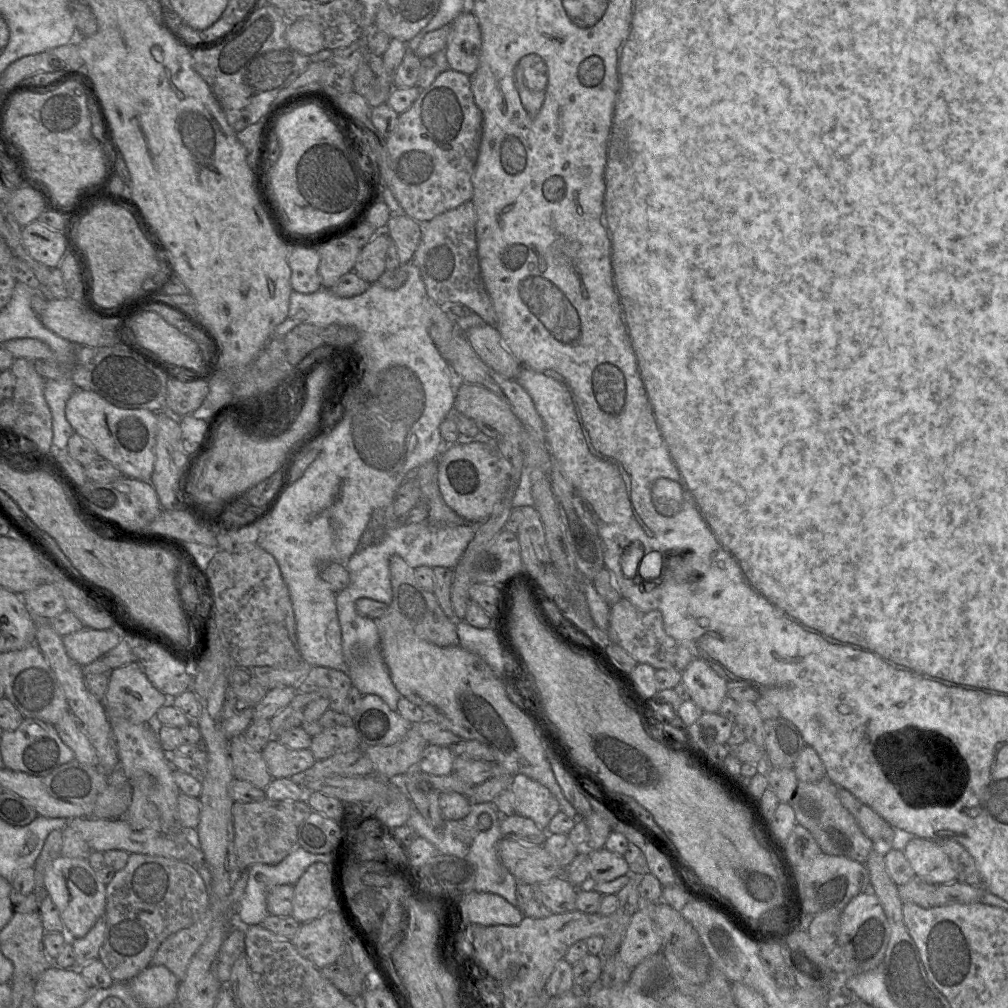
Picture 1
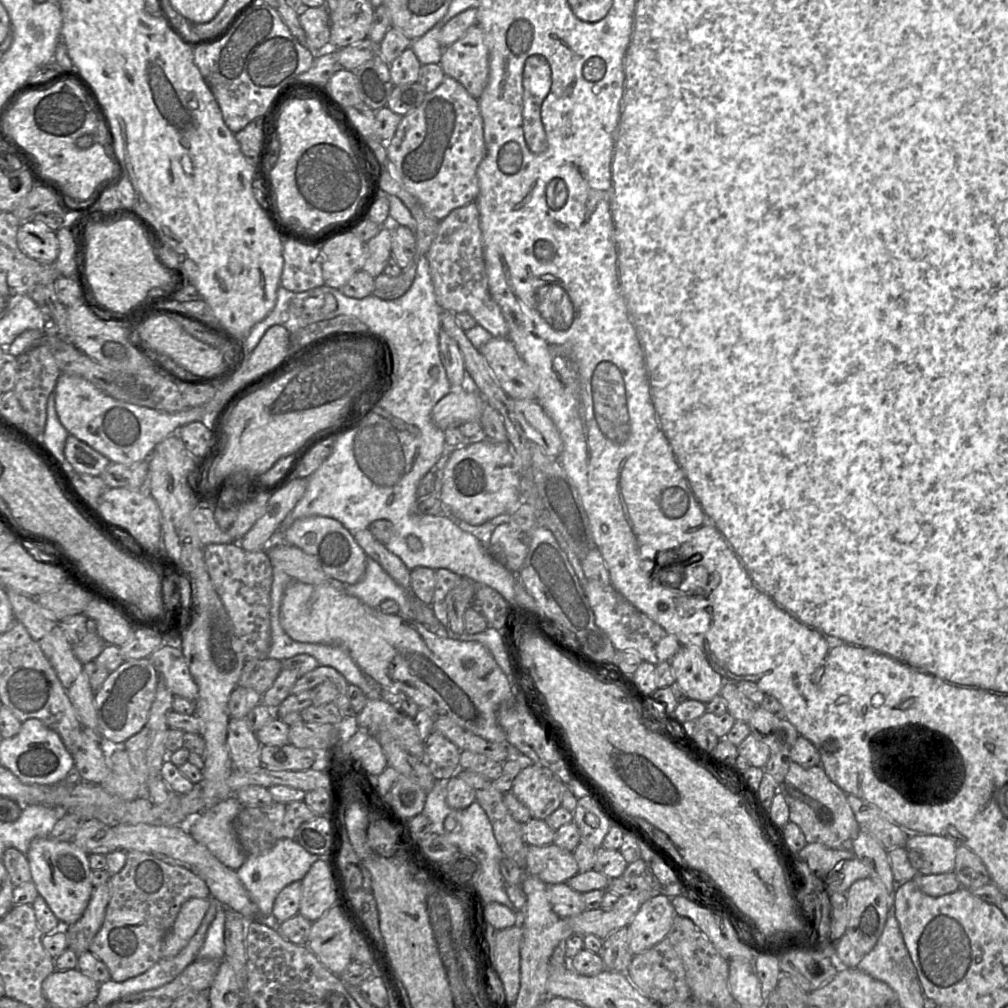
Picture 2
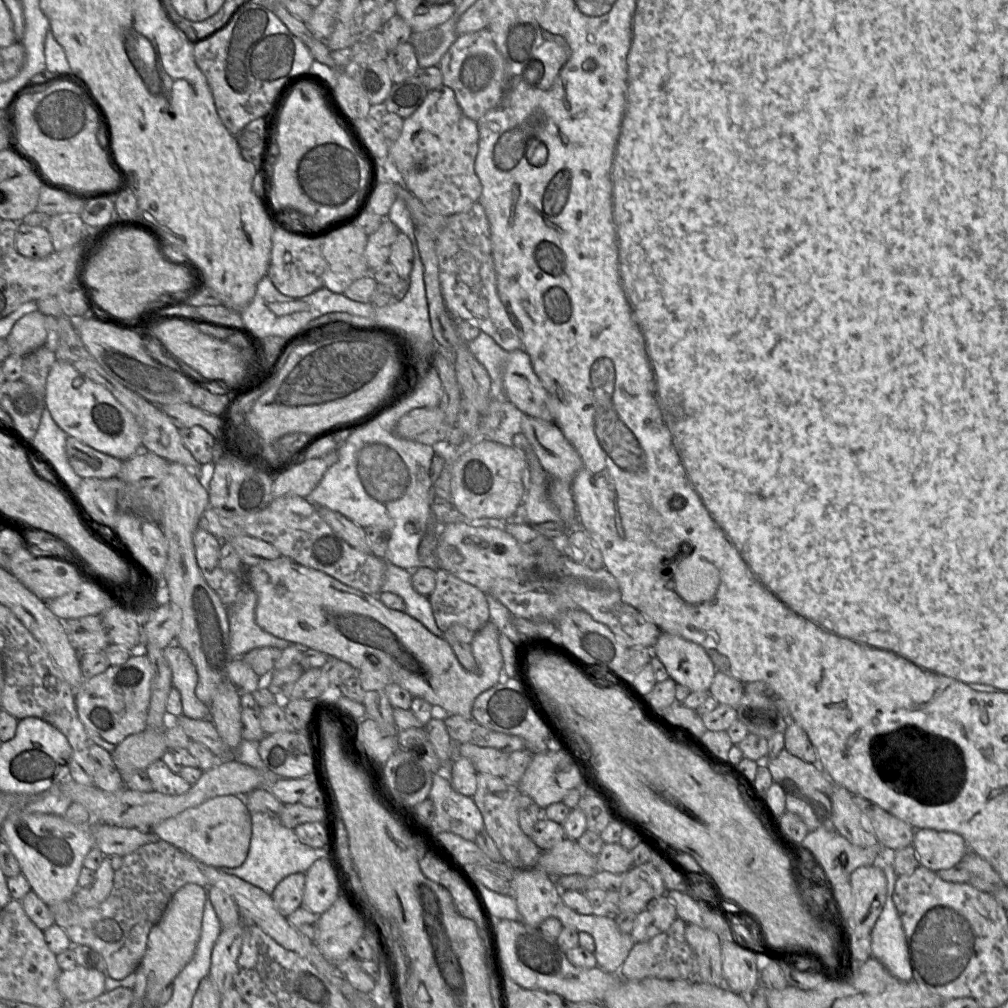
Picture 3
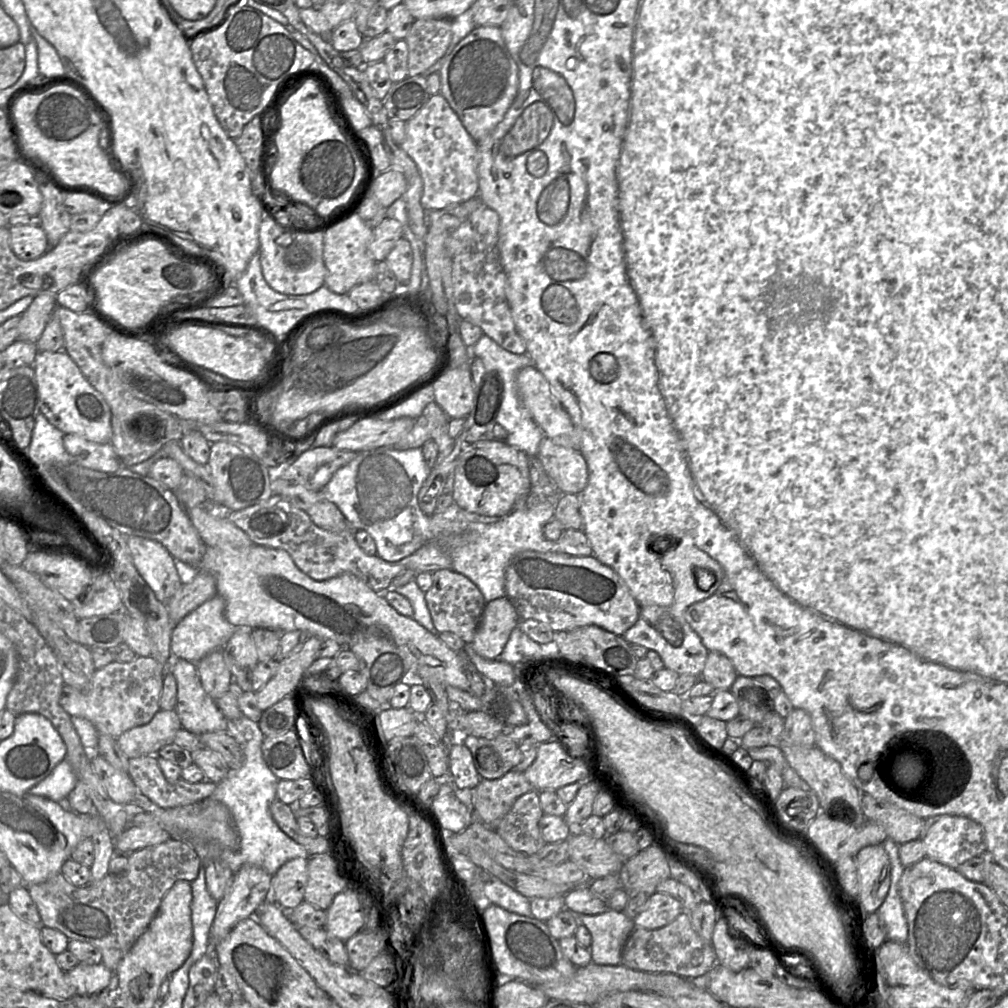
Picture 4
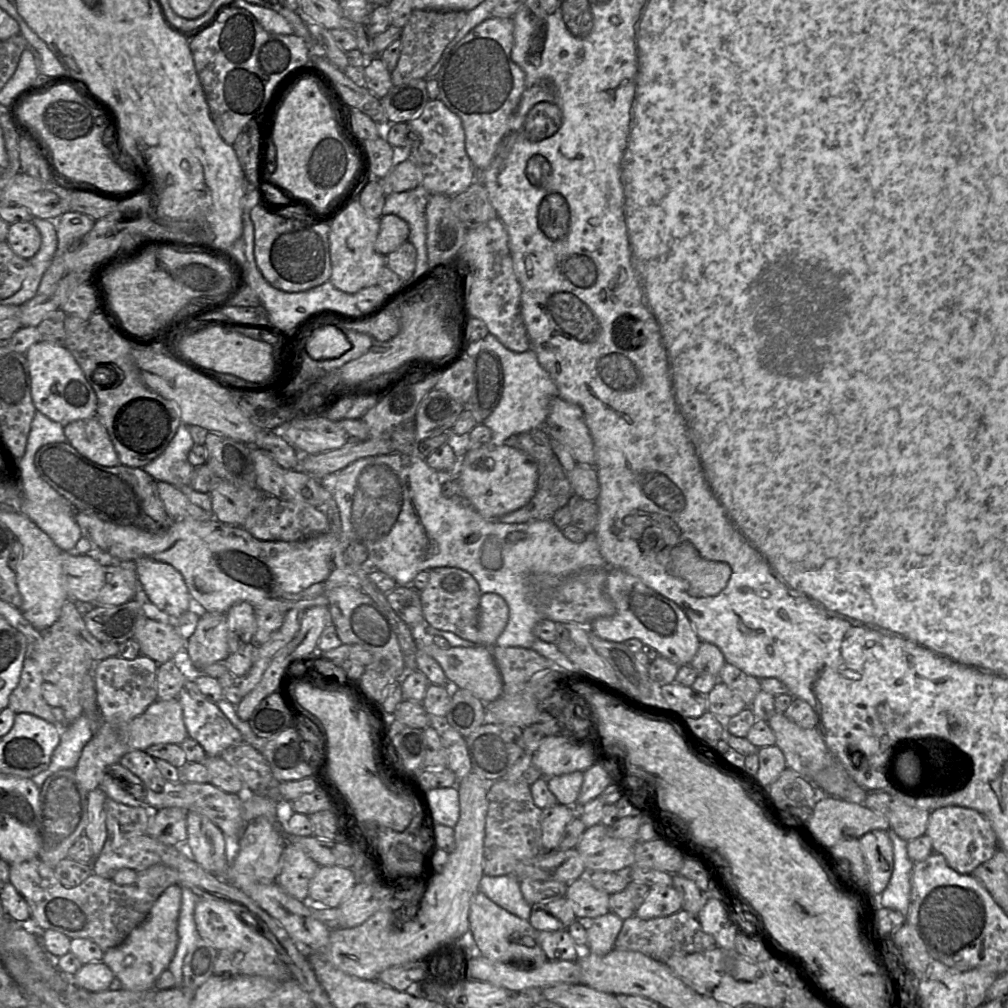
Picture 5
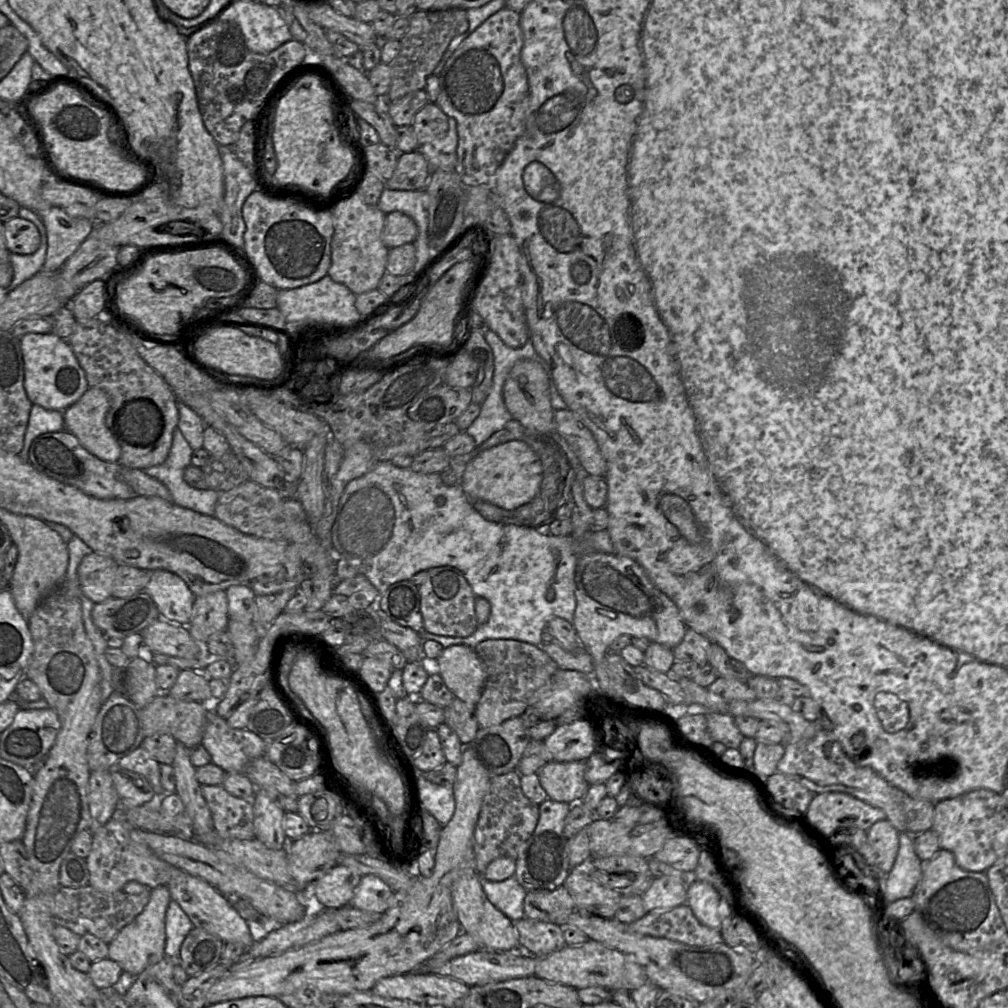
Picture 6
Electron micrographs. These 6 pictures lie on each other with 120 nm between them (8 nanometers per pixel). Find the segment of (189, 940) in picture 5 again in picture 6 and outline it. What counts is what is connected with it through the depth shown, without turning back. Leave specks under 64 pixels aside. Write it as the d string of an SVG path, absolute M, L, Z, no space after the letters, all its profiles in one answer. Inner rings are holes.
M171 900L167 907L165 917L166 943L165 956L178 960L181 945L188 933L193 929L193 924L179 904Z

